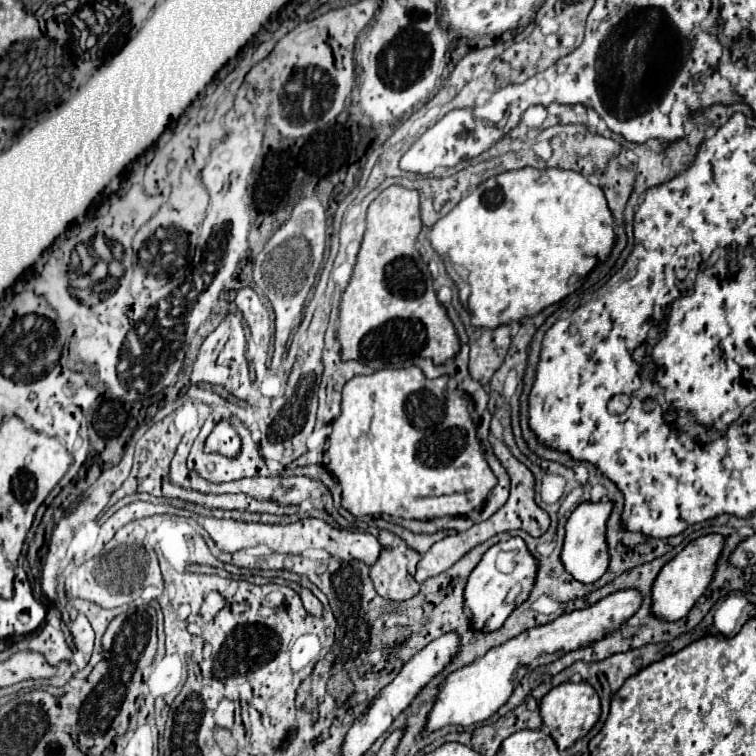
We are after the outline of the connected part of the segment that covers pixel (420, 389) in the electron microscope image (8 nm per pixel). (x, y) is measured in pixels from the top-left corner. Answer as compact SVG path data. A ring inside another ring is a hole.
M418 367L382 369L372 375L356 375L342 391L342 413L328 437L328 471L342 487L342 507L354 517L392 515L402 519L436 519L468 515L484 503L496 487L468 413L468 401L448 387L448 377L428 379Z

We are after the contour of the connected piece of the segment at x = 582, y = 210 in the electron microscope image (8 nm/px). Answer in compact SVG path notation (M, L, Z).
M524 167L524 169L516 169L516 171L506 171L502 175L490 177L488 181L484 181L482 185L478 185L474 191L470 191L446 217L442 217L430 231L430 241L432 247L440 253L448 275L452 277L452 281L458 285L460 289L460 303L464 305L464 309L470 311L472 315L472 323L476 327L486 327L486 329L496 329L500 325L508 325L512 321L522 321L526 317L534 317L536 313L544 311L546 307L562 301L564 297L570 295L570 277L576 273L578 277L586 277L600 261L604 261L614 243L616 243L616 235L614 235L614 219L612 213L608 209L606 197L602 193L602 189L598 185L592 185L584 175L576 173L576 171L564 171L564 169L534 169L534 167Z

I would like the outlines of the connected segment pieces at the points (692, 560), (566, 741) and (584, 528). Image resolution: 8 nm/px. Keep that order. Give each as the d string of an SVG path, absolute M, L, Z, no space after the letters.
M718 533L702 535L694 541L690 541L672 561L668 561L662 567L658 579L654 581L654 587L652 587L652 601L654 601L652 611L654 611L654 615L658 615L660 619L670 619L670 621L678 621L678 619L688 615L688 611L694 607L698 597L706 591L706 587L714 579L716 563L722 555L724 543L726 543L726 539Z
M586 681L582 683L562 683L558 687L554 687L552 691L548 691L544 695L544 699L540 701L540 715L544 725L550 729L550 737L556 741L558 749L564 751L568 747L574 745L576 739L584 737L594 723L600 717L600 697L594 691L592 685L588 685Z
M586 501L578 505L568 517L566 539L564 539L564 549L562 549L562 563L566 571L582 583L594 583L608 569L610 553L608 553L608 543L606 543L606 523L612 513L612 507L614 507L612 501L598 501L598 503Z

